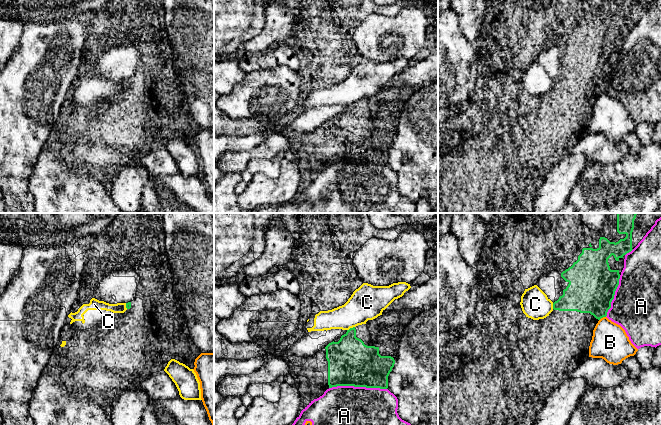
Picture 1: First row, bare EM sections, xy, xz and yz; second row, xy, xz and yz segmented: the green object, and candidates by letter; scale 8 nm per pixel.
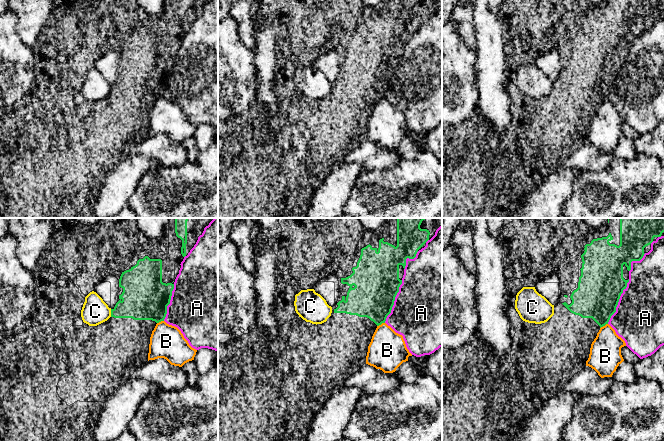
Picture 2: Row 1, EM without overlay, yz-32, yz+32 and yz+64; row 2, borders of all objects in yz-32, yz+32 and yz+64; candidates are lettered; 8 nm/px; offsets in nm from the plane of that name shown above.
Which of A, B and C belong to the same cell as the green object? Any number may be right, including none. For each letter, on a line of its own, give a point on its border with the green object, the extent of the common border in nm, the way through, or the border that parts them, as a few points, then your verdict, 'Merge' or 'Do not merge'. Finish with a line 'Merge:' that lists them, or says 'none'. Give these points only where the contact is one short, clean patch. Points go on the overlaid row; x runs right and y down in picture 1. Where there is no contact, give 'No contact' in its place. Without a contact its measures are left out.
A: Touches green at xz (358, 386). Shared border 460 nm. Do not merge
B: Touches green at yz (602, 317). Shared border 70 nm. Boundary: yz (605, 316), (599, 320). Do not merge
C: Touches green at xz (350, 328). Shared border 70 nm. Boundary: xz (354, 326), (347, 330). Do not merge
Merge: none

